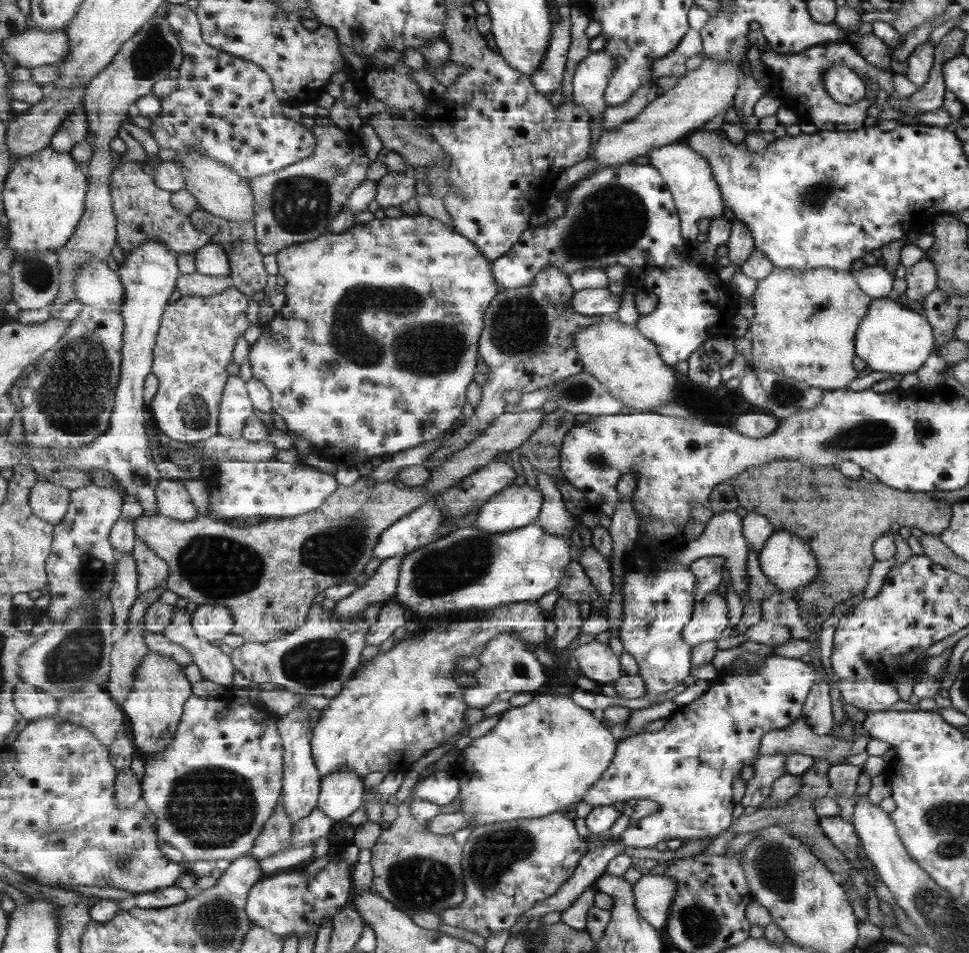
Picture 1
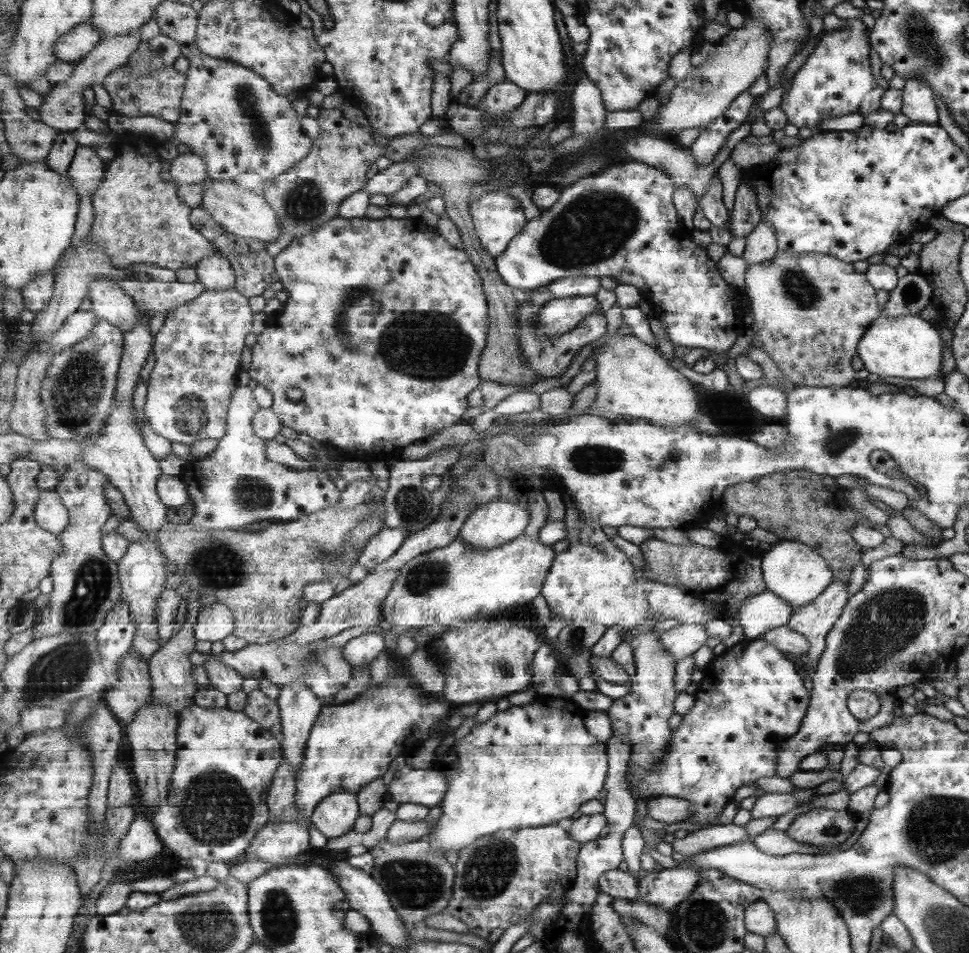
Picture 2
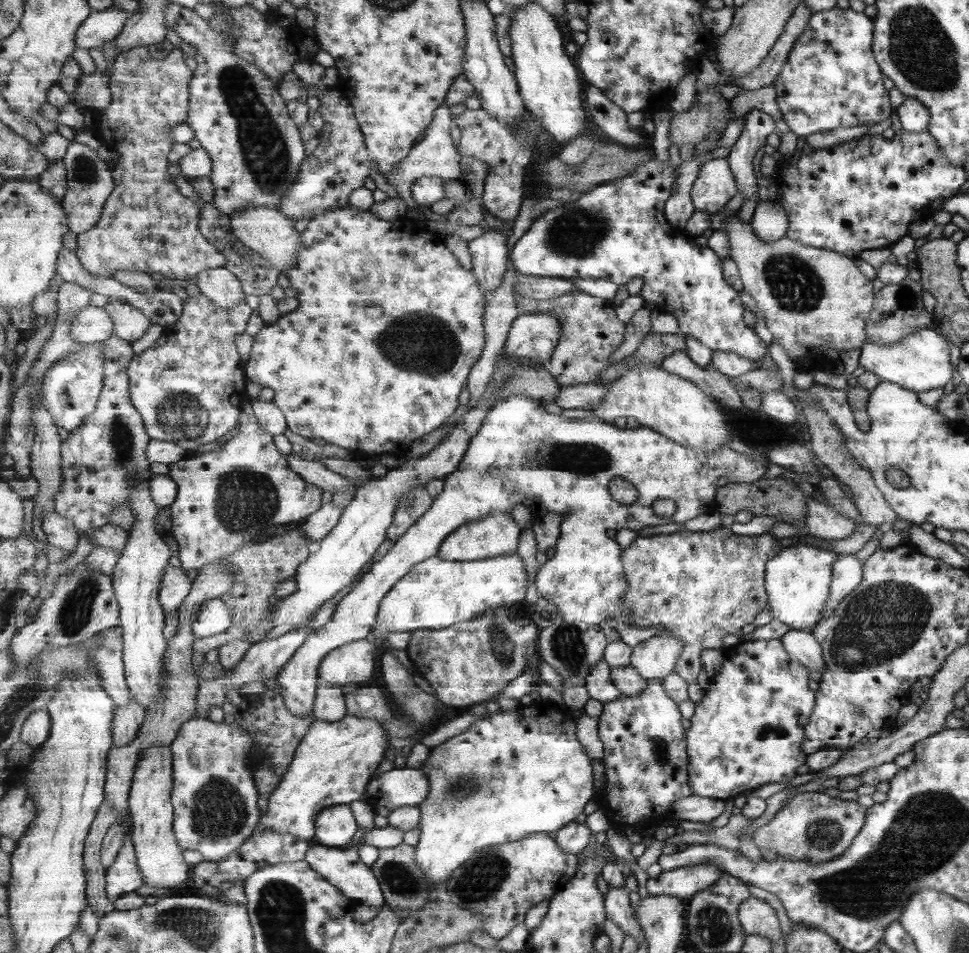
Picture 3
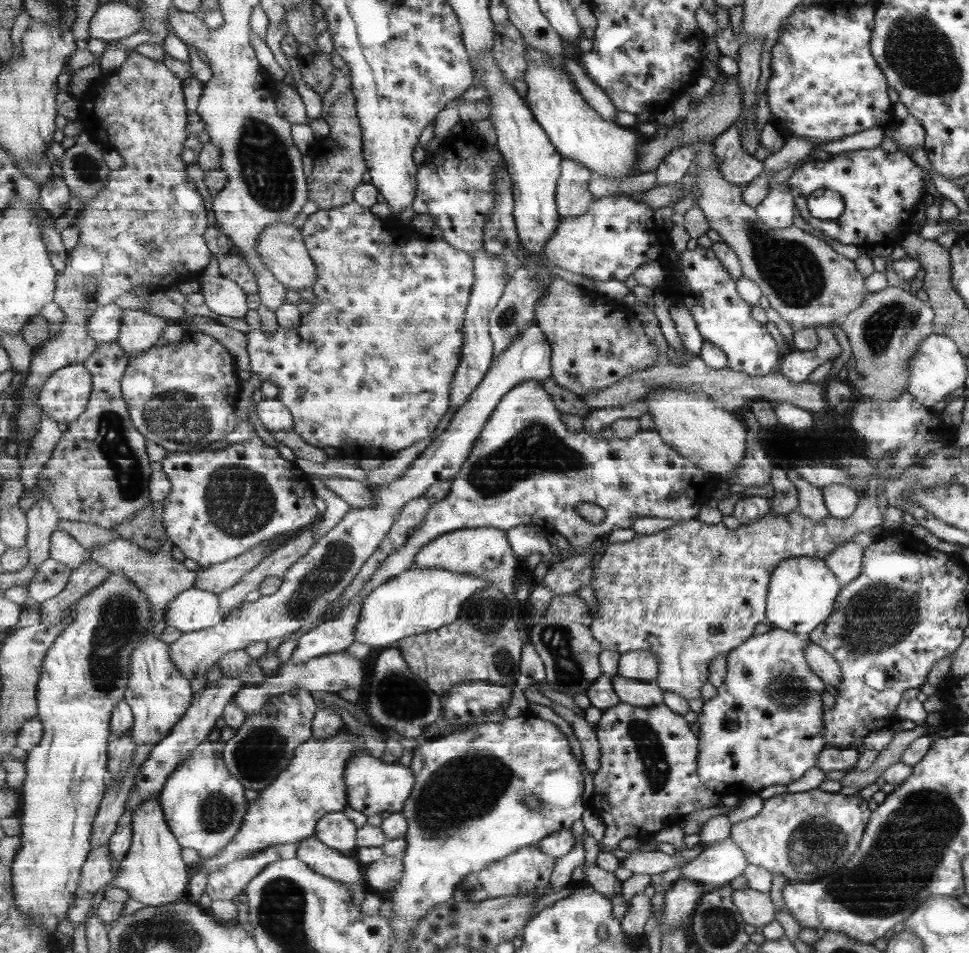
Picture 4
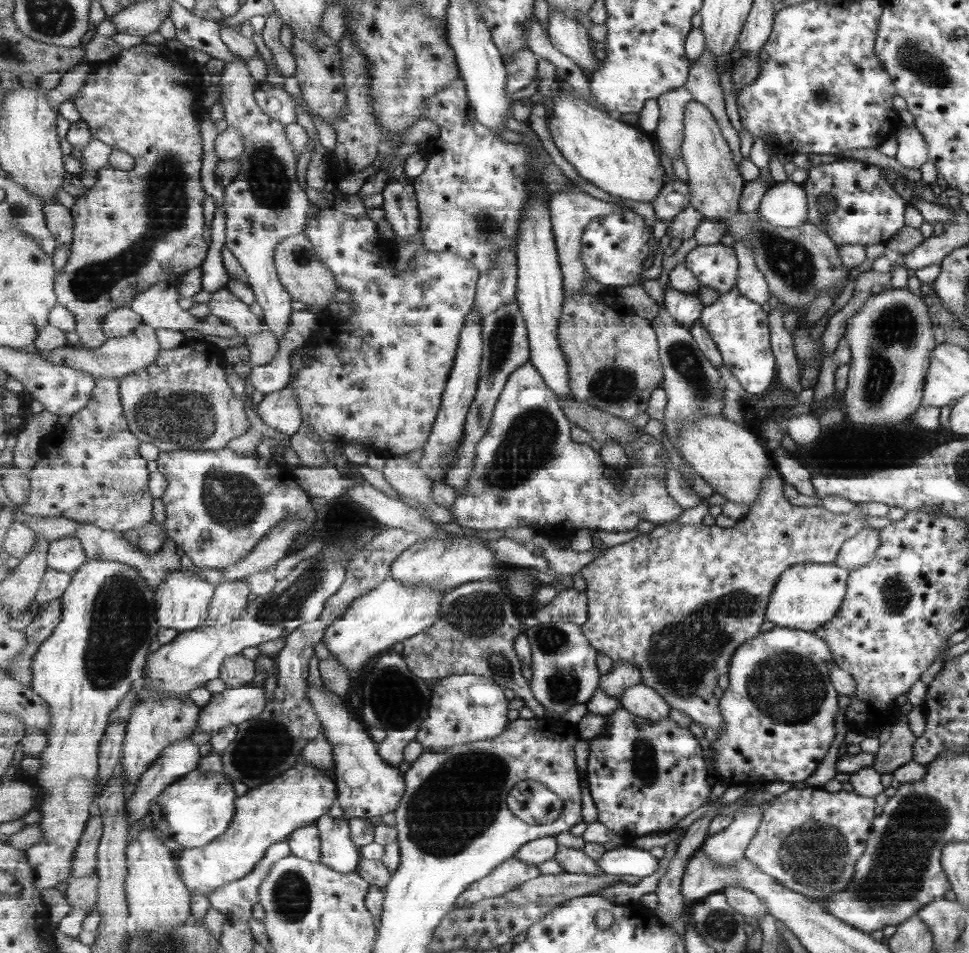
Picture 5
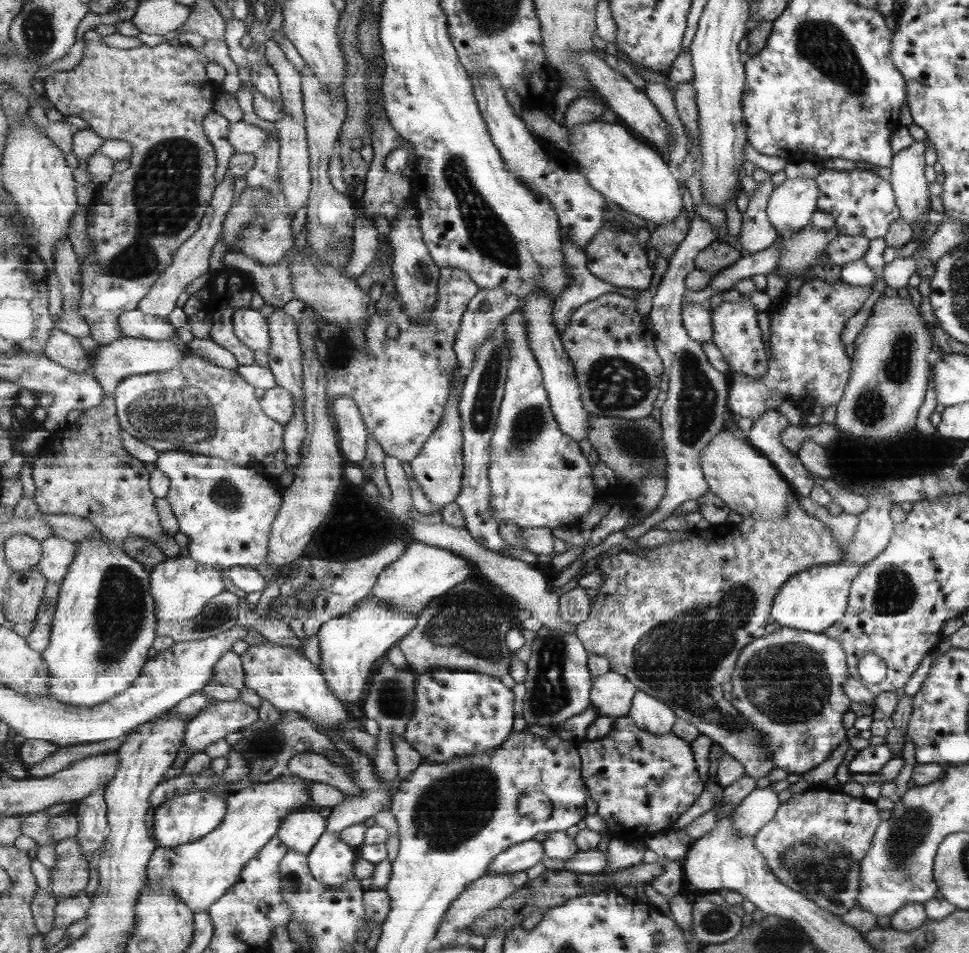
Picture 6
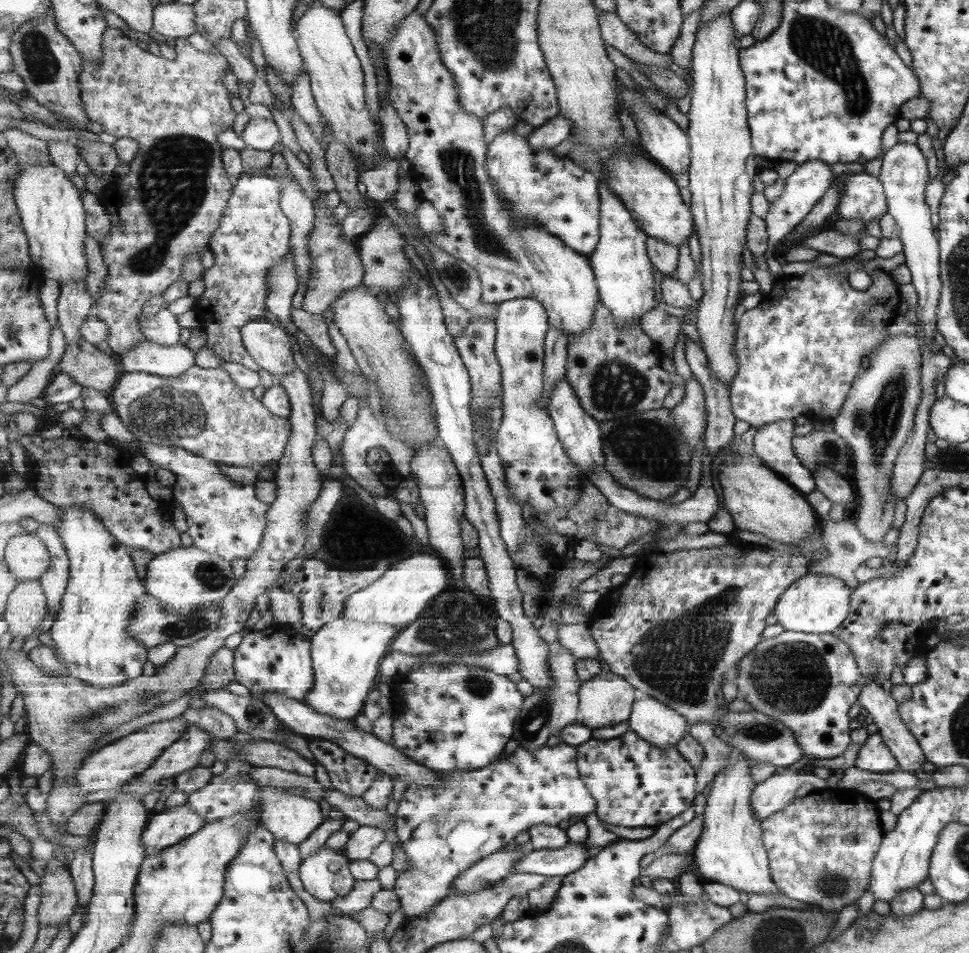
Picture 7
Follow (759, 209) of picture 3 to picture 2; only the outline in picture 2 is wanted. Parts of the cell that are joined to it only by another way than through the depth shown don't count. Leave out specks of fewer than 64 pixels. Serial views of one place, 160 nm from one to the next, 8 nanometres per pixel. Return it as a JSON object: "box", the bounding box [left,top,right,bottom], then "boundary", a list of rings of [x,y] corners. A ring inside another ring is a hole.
{"box":[744,218,777,264],"boundary":[[[760,218],[758,227],[746,238],[744,257],[748,264],[771,260],[777,249],[774,226]]]}

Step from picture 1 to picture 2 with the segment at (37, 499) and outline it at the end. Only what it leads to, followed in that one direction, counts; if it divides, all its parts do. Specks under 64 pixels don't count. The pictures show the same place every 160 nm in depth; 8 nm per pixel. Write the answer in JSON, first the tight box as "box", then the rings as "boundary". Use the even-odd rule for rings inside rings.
{"box":[36,490,70,537],"boundary":[[[43,490],[36,506],[38,524],[58,537],[70,526],[69,509],[60,501],[58,492]]]}

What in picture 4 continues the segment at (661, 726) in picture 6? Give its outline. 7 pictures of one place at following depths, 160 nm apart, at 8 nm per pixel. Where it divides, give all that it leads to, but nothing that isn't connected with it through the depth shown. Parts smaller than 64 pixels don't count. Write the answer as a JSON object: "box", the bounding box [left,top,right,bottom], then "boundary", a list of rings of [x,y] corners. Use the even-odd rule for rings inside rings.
{"box":[613,676,664,707],"boundary":[[[627,676],[613,677],[613,684],[620,699],[637,707],[655,707],[664,703],[664,690],[656,682],[633,680]]]}

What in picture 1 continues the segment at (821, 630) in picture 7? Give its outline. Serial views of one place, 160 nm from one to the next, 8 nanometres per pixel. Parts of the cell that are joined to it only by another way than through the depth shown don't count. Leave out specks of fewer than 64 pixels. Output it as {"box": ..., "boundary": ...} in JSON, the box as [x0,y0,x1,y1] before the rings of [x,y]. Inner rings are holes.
{"box":[759,530,818,595],"boundary":[[[783,530],[774,531],[763,545],[763,549],[759,551],[759,566],[770,584],[776,587],[778,592],[786,595],[813,584],[818,578],[818,561],[813,550],[801,537]]]}

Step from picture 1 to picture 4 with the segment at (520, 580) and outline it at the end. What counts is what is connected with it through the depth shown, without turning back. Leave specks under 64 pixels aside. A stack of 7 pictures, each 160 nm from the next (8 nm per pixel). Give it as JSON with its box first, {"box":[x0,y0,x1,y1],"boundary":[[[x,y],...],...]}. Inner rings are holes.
{"box":[354,567,491,648],"boundary":[[[413,567],[374,588],[362,604],[354,637],[371,648],[389,648],[415,634],[439,630],[460,618],[463,605],[476,592],[491,586],[490,580],[482,576],[449,572],[445,568]]]}

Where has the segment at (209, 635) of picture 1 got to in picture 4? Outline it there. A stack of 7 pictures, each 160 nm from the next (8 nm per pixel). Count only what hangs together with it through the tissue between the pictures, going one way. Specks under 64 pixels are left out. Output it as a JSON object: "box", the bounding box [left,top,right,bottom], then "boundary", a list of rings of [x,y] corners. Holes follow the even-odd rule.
{"box":[166,586,224,633],"boundary":[[[195,586],[172,600],[166,614],[167,626],[174,626],[183,633],[219,626],[224,620],[220,595]]]}

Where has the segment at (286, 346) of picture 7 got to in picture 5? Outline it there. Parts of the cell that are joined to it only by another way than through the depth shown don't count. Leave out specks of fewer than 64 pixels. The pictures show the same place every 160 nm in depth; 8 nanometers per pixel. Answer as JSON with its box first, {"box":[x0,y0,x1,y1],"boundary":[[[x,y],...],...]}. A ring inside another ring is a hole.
{"box":[208,287,264,339],"boundary":[[[229,287],[211,294],[210,297],[208,304],[212,315],[239,330],[239,336],[243,339],[261,334],[264,322],[257,314],[253,314],[251,308],[231,292]]]}

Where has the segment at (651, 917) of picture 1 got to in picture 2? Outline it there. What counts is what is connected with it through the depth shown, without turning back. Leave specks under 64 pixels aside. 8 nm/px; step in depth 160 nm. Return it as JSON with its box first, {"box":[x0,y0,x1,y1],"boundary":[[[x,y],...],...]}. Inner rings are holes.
{"box":[639,867,700,911],"boundary":[[[692,867],[653,870],[639,881],[640,899],[669,911],[689,899],[699,881],[700,872]]]}

